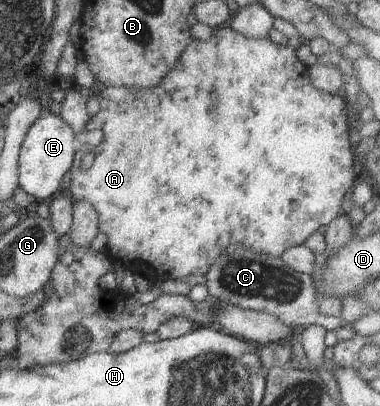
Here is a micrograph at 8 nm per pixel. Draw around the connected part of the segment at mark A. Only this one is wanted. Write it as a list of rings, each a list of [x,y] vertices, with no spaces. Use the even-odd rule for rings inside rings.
[[[225,25],[215,28],[212,38],[206,42],[194,40],[182,52],[176,66],[168,72],[158,88],[97,88],[93,95],[100,106],[88,120],[85,131],[102,130],[102,142],[99,146],[82,143],[78,147],[70,168],[72,184],[69,192],[74,201],[86,200],[96,210],[98,231],[108,237],[105,252],[113,263],[118,262],[132,274],[139,272],[151,281],[190,275],[205,276],[212,262],[228,244],[246,246],[268,256],[280,257],[286,250],[304,244],[320,226],[327,226],[338,218],[338,214],[343,214],[342,200],[353,189],[356,176],[353,168],[355,139],[348,104],[341,93],[324,94],[316,90],[308,80],[309,67],[300,62],[296,53],[292,47],[277,46],[269,39],[244,38]],[[87,154],[92,154],[94,161],[89,169],[83,169],[82,161]]]

